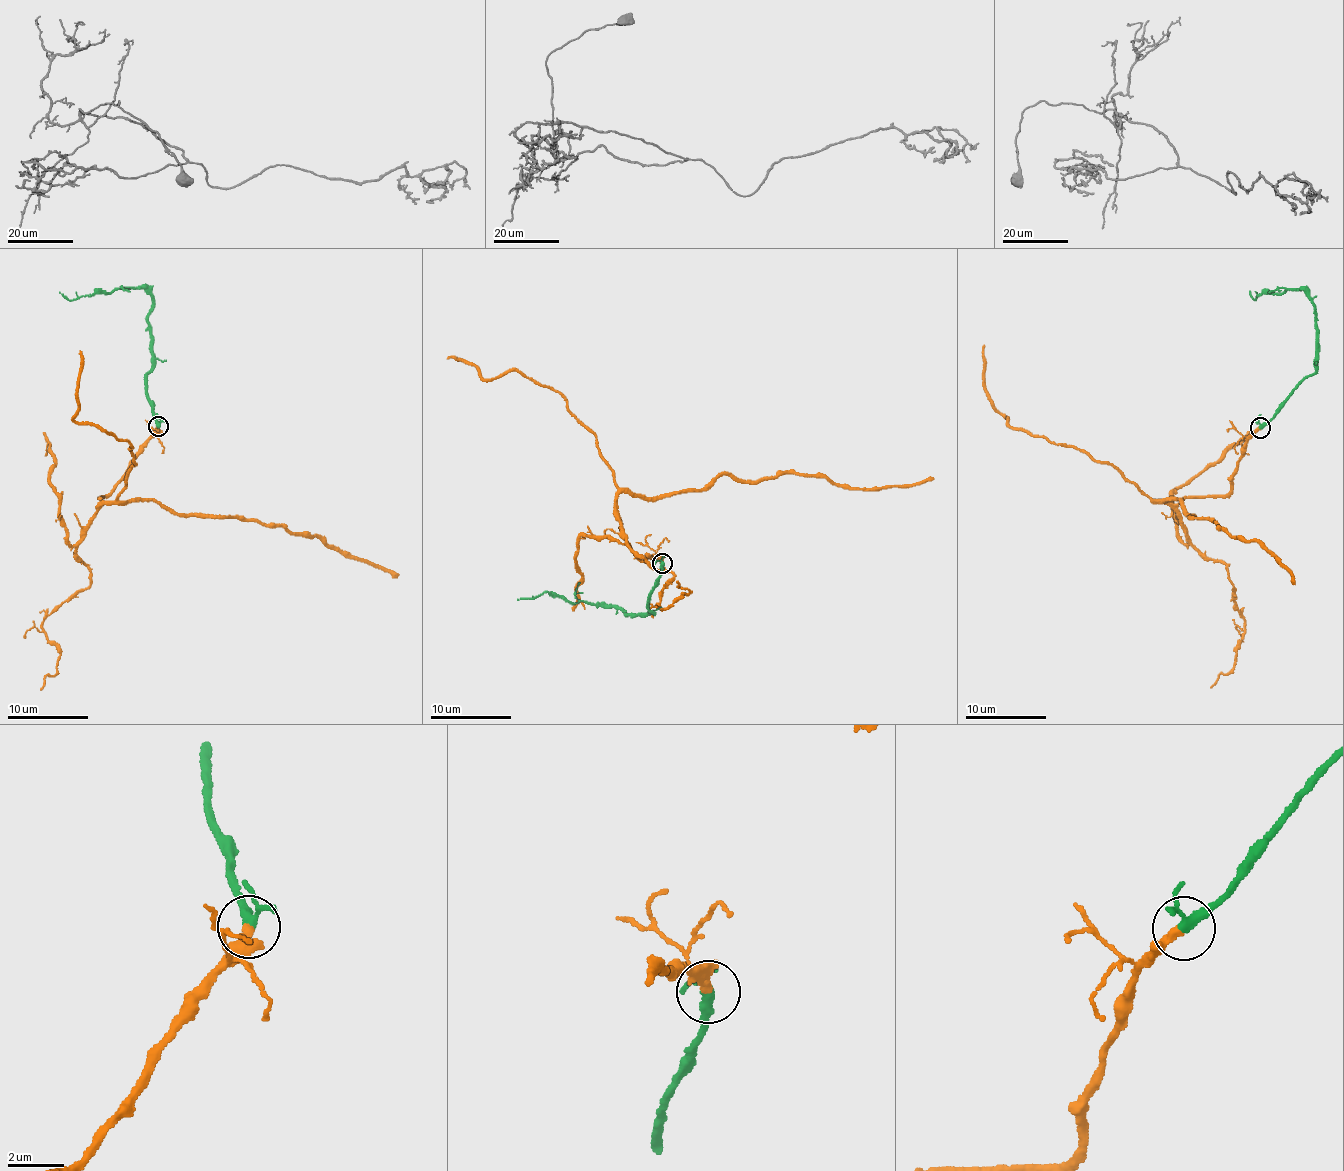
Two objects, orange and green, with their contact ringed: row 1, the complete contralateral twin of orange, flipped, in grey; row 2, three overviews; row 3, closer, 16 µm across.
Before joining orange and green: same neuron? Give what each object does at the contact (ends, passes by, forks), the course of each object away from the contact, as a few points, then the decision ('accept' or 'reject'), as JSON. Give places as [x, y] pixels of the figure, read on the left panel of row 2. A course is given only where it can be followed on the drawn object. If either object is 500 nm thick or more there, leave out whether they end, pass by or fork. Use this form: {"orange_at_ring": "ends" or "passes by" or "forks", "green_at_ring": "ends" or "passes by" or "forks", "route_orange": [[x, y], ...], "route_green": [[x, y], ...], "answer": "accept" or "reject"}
{"orange_at_ring": "ends", "green_at_ring": "forks", "route_orange": [[158, 426], [100, 497], [100, 506], [156, 500], [179, 514], [254, 519], [292, 533], [309, 533], [397, 578]], "route_green": [[158, 426], [145, 387], [150, 368], [152, 326], [147, 312], [153, 300], [143, 288], [68, 299], [60, 291]], "answer": "accept"}

